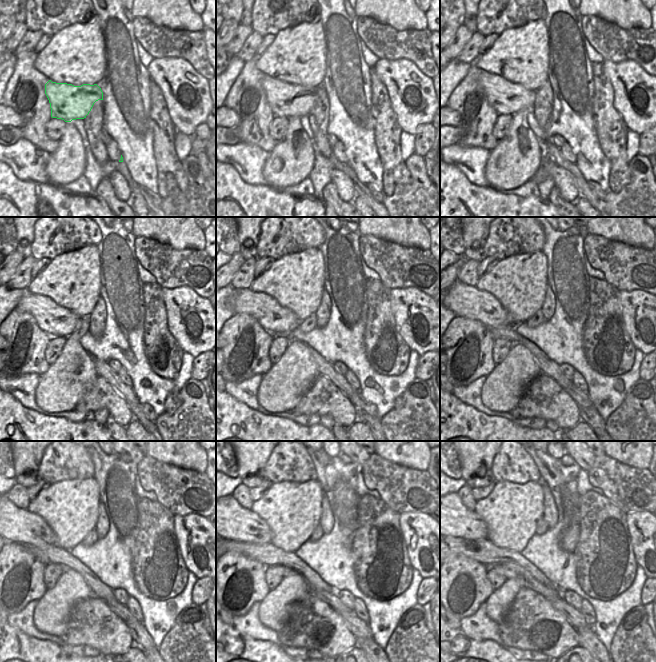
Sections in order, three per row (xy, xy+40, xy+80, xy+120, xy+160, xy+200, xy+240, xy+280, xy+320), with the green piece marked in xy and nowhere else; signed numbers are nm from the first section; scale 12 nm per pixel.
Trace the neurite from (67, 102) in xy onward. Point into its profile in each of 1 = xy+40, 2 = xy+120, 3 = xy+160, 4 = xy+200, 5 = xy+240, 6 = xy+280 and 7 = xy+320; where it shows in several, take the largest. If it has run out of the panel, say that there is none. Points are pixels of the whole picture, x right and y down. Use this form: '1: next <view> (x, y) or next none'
1: next xy+40 (285, 99)
2: next xy+120 (51, 318)
3: next xy+160 (278, 320)
4: next xy+200 (466, 301)
5: next xy+240 (13, 524)
6: next xy+280 (237, 523)
7: next xy+320 (460, 522)

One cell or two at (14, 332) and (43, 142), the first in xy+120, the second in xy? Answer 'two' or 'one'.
one

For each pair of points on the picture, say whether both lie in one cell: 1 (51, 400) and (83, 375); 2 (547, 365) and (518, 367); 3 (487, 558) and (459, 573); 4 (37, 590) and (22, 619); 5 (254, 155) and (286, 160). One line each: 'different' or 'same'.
1: same
2: different
3: different
4: different
5: different

